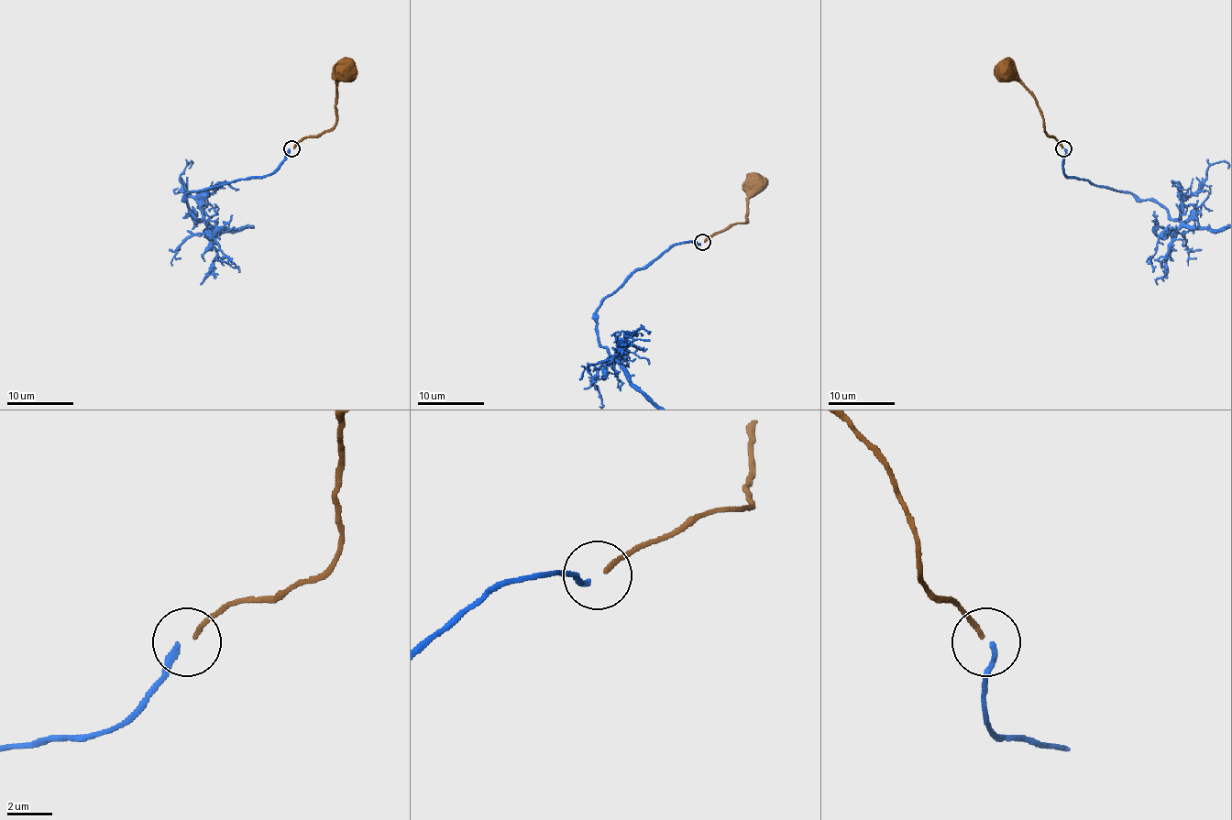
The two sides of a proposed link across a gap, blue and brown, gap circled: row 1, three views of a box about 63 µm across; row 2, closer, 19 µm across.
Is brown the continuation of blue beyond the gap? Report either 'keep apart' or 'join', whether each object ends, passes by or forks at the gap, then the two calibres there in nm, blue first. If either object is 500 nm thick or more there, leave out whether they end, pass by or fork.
keep apart; blue ends; brown ends; calibres 280 and 220 nm

